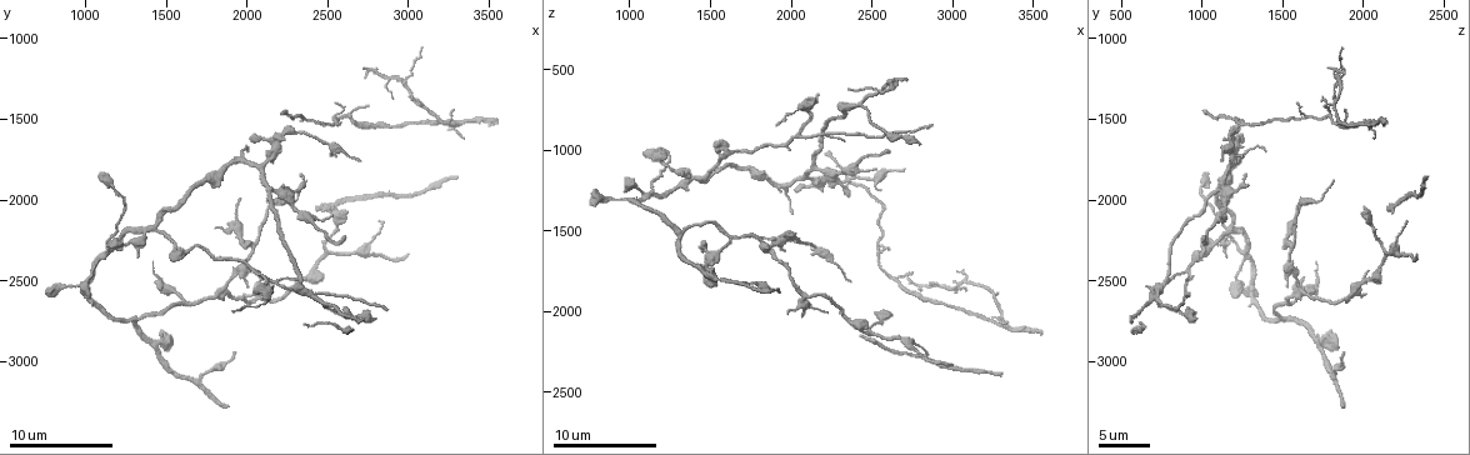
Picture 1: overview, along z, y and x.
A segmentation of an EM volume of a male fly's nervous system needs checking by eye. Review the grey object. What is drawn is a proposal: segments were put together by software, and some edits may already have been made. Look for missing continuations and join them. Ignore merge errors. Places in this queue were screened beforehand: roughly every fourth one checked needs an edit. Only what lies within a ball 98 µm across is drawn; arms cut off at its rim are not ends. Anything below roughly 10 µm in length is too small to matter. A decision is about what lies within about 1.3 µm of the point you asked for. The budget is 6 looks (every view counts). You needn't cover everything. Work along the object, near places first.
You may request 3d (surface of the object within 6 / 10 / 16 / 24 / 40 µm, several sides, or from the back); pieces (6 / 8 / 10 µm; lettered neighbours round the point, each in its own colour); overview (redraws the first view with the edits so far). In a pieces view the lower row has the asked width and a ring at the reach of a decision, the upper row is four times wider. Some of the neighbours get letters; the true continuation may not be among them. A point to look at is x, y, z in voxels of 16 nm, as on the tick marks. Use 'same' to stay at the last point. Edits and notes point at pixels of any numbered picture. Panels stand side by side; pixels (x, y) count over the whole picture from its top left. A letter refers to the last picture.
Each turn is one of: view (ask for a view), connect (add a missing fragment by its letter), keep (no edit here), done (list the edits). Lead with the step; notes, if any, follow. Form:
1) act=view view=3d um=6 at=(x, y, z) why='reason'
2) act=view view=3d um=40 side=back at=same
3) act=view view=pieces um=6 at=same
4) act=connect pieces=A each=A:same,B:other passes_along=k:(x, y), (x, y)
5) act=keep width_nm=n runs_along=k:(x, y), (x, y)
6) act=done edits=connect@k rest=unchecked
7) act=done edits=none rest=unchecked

act=view view=pieces um=8 at=(2740, 1180, 1800) why='an open end'

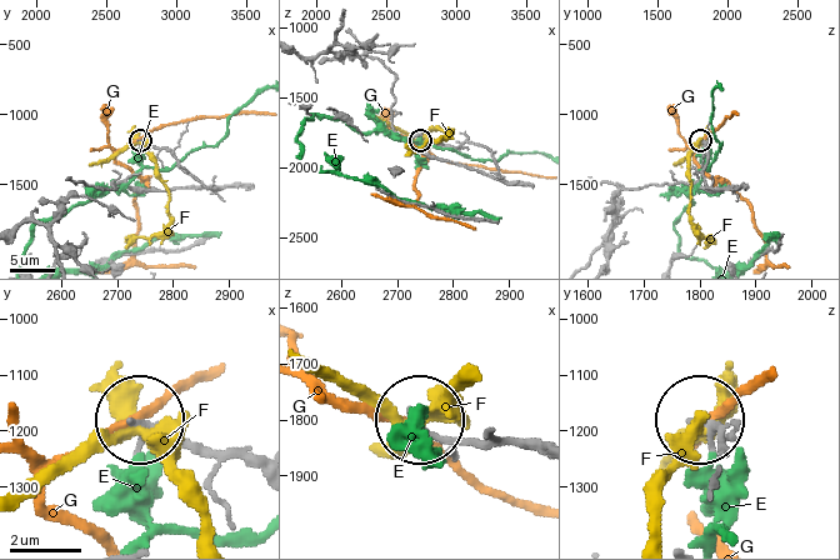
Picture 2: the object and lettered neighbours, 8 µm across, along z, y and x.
act=keep width_nm=120 each=E:other,F:other,G:other runs_along=2:(253, 466), (190, 451), (139, 421) found='none of them fits'

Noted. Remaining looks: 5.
act=view view=pieces um=8 at=(2240, 1440, 1020) why='an open end'

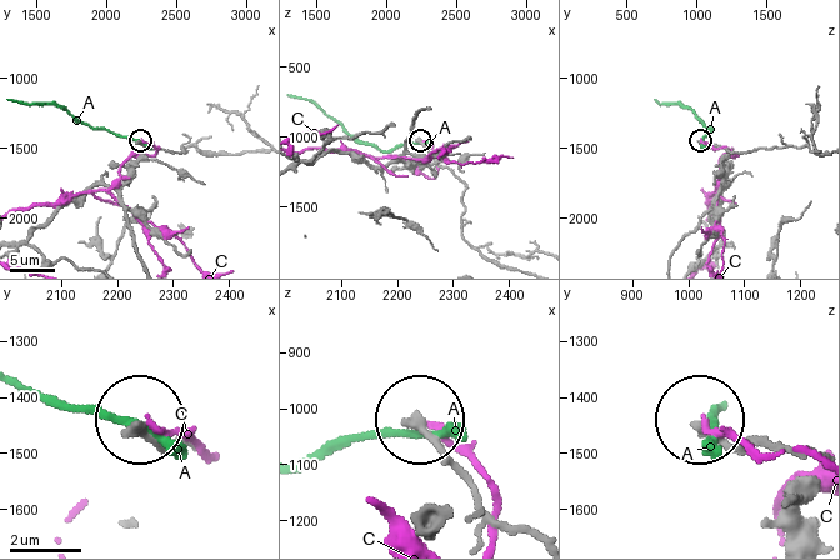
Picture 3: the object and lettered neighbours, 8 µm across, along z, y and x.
act=keep each=A:other,C:other runs_along=3:(59, 210), (155, 159), (140, 141) found='no lettered fragment goes on from it'

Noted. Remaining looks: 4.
act=view view=3d um=10 at=(2020, 1620, 1260) why='an open end'

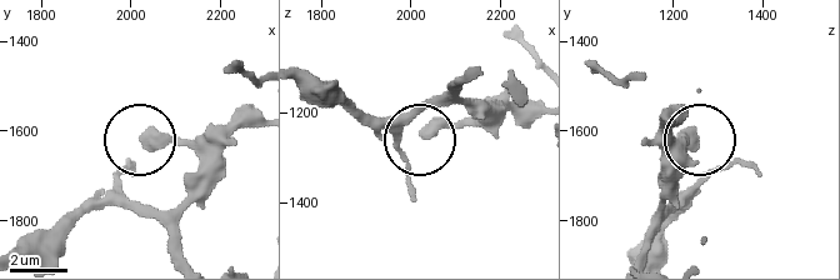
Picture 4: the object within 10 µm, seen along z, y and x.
act=view view=pieces um=6 at=(2025, 1615, 1250)

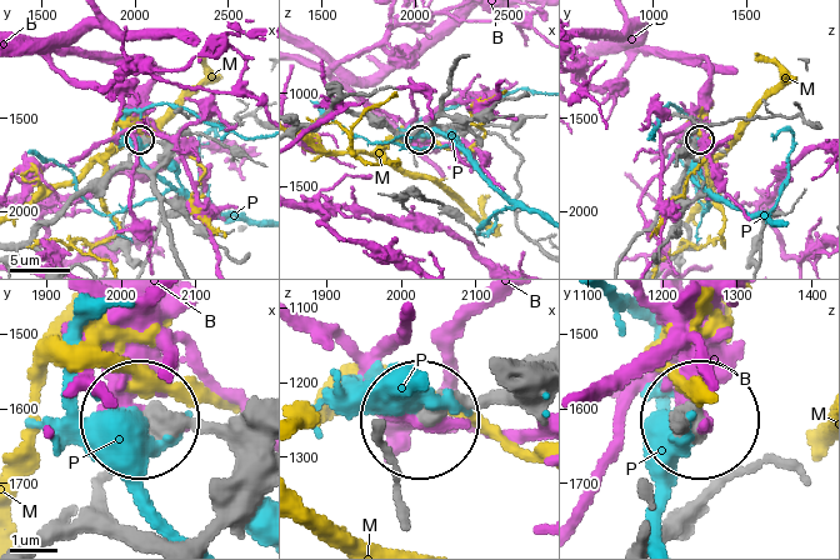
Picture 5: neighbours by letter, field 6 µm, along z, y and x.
act=keep each=B:other,M:other,P:other runs_along=5:(191, 535), (226, 475), (226, 451), (203, 431), (148, 420) found='none of them fits'

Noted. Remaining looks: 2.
act=done edits=none rest=unchecked

